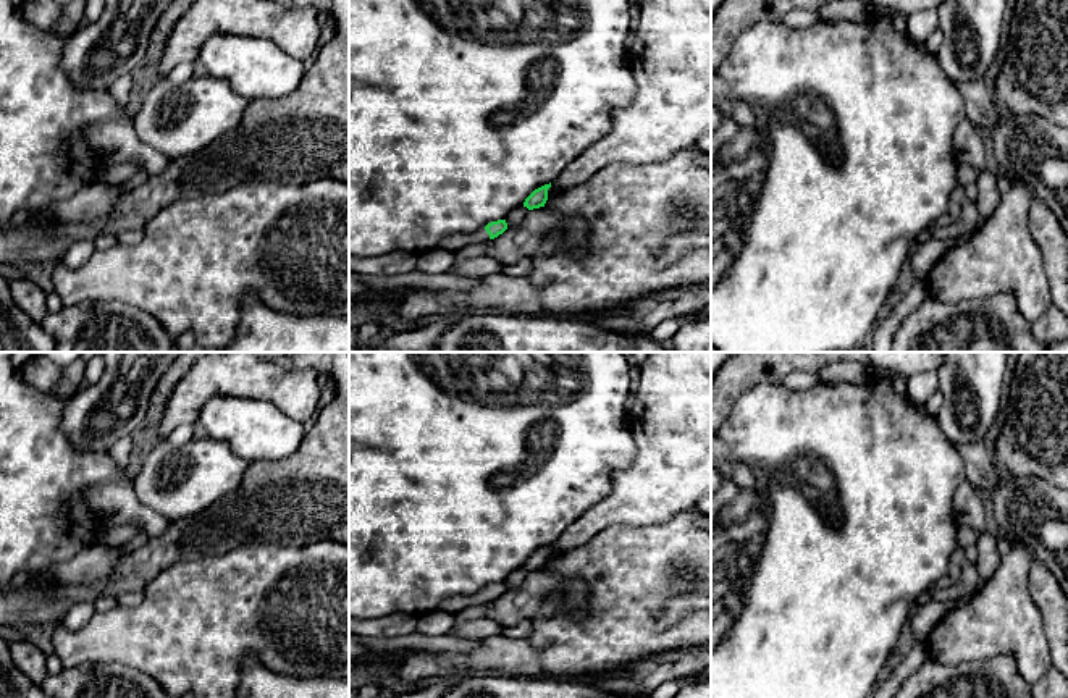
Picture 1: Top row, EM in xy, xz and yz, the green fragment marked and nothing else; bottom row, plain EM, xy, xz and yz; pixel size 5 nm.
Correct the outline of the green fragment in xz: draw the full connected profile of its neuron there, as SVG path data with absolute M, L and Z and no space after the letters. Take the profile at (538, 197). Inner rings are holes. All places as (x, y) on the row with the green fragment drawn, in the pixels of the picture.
M545 184L538 189L535 189L523 202L523 207L527 207L528 210L533 208L540 208L545 207L546 200L548 200L548 189L551 187L549 184Z

